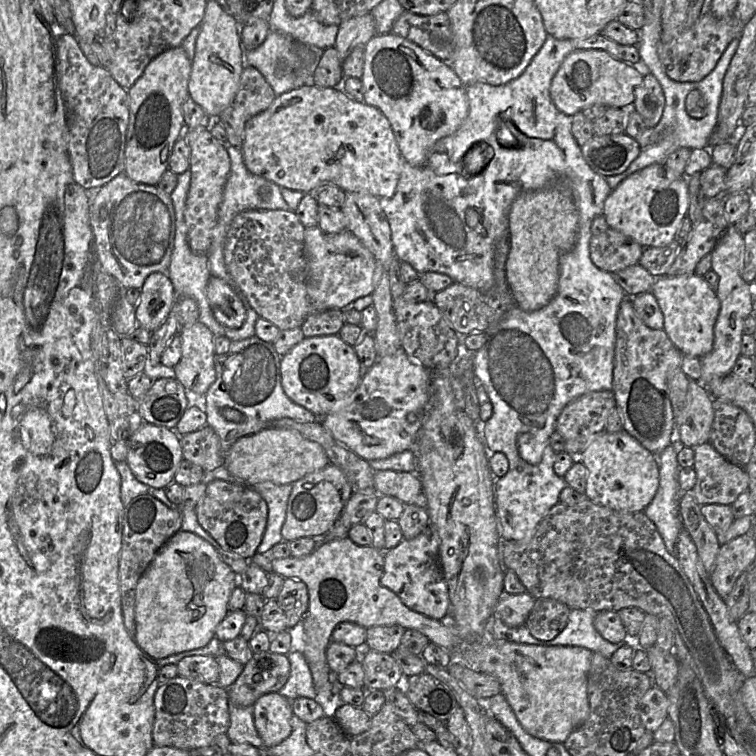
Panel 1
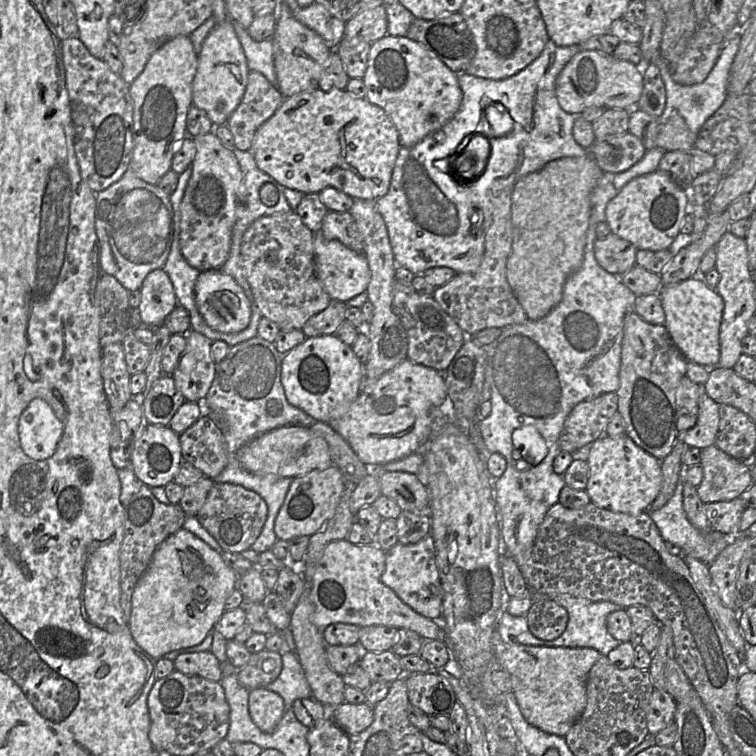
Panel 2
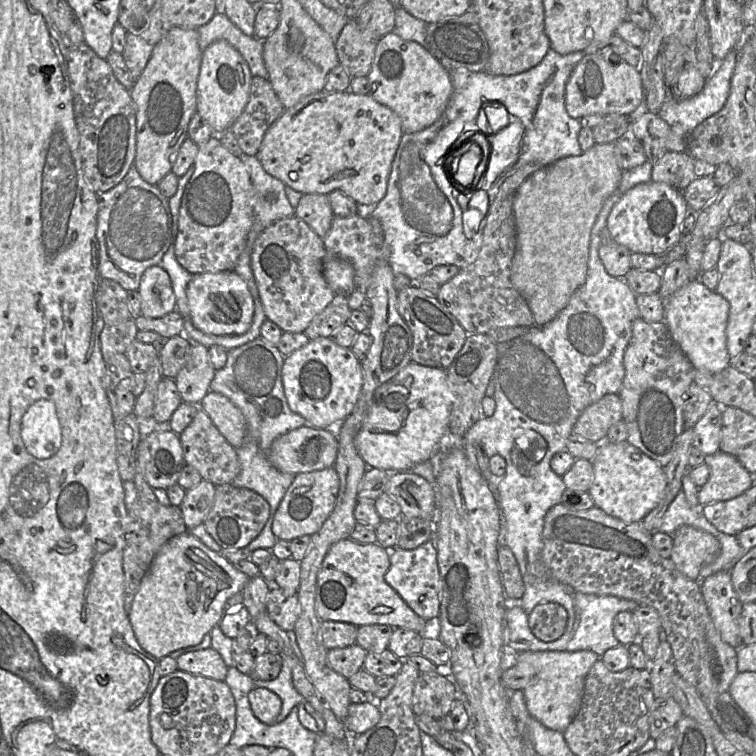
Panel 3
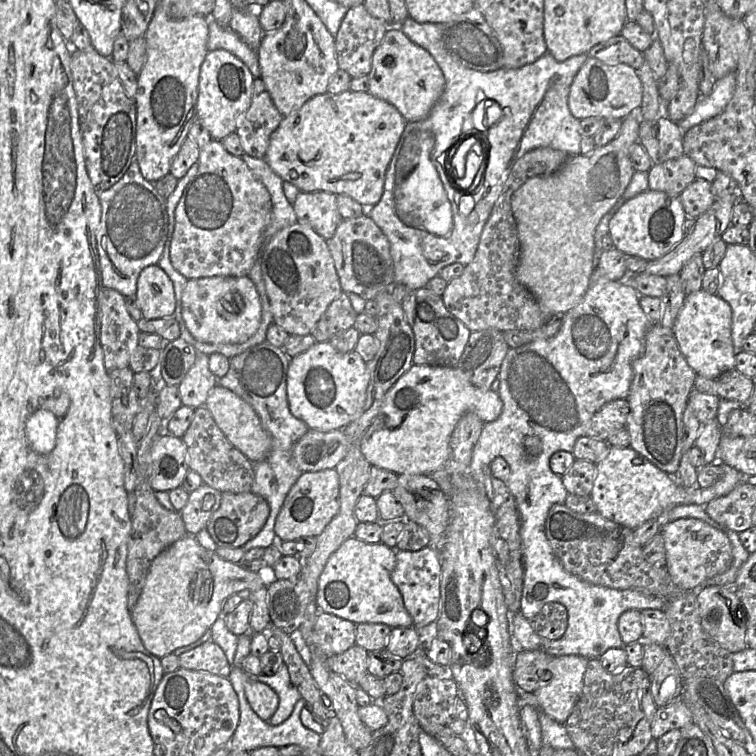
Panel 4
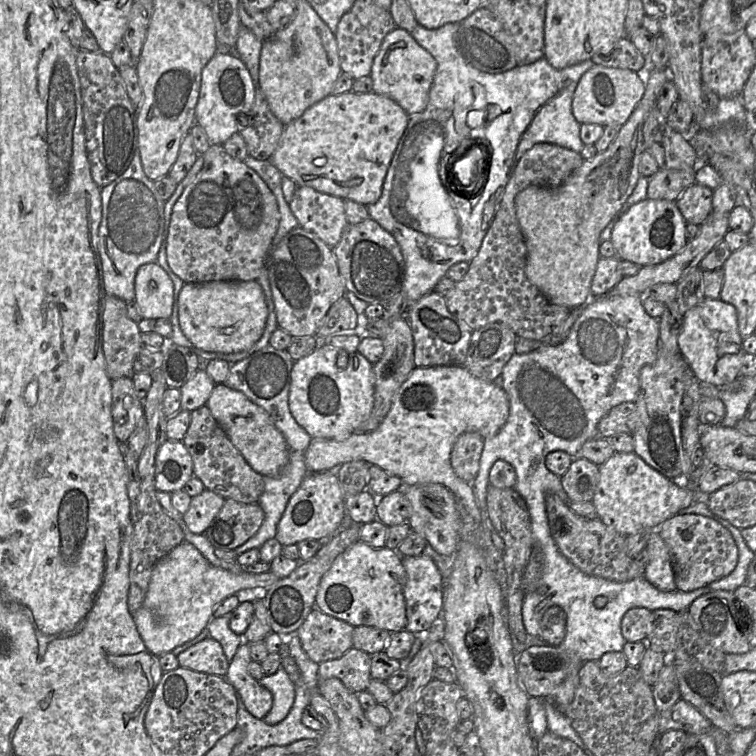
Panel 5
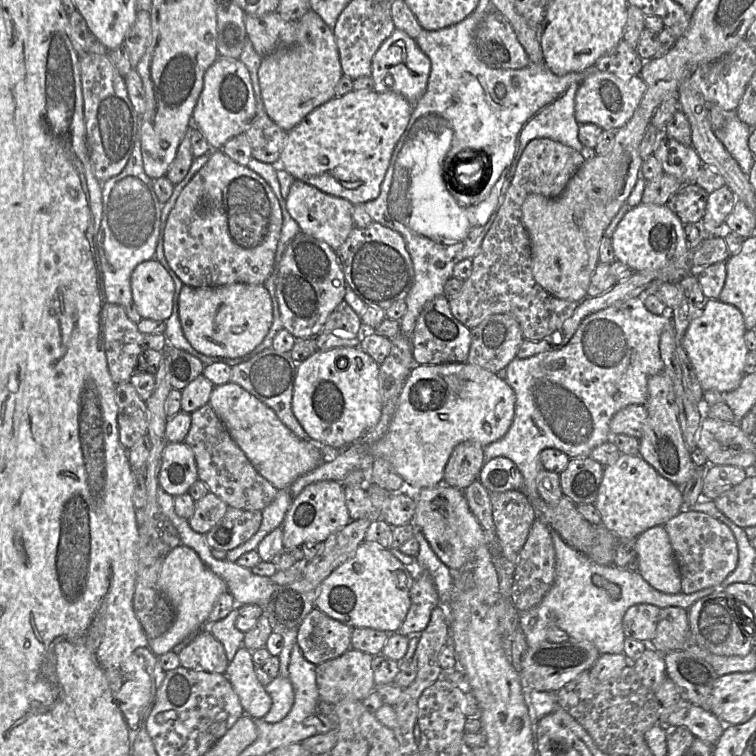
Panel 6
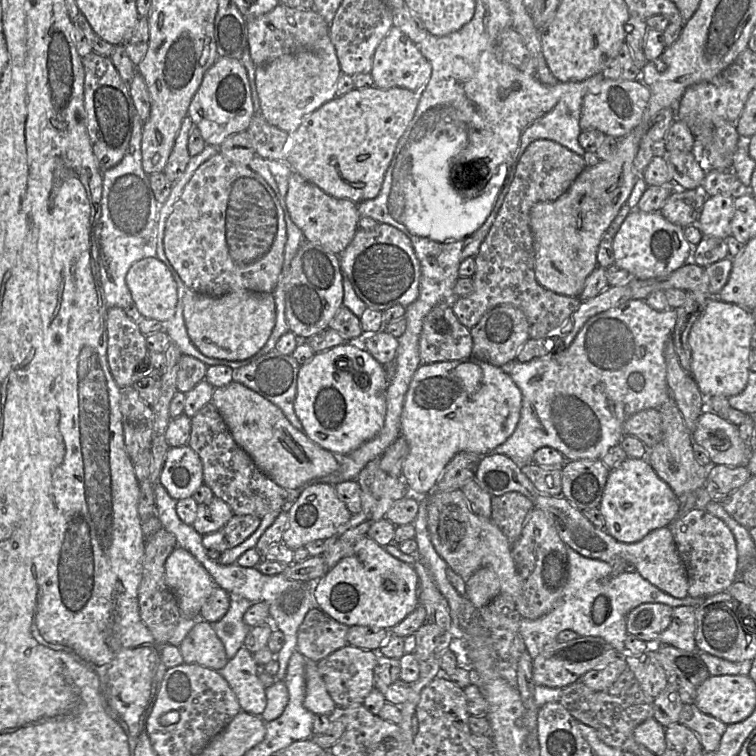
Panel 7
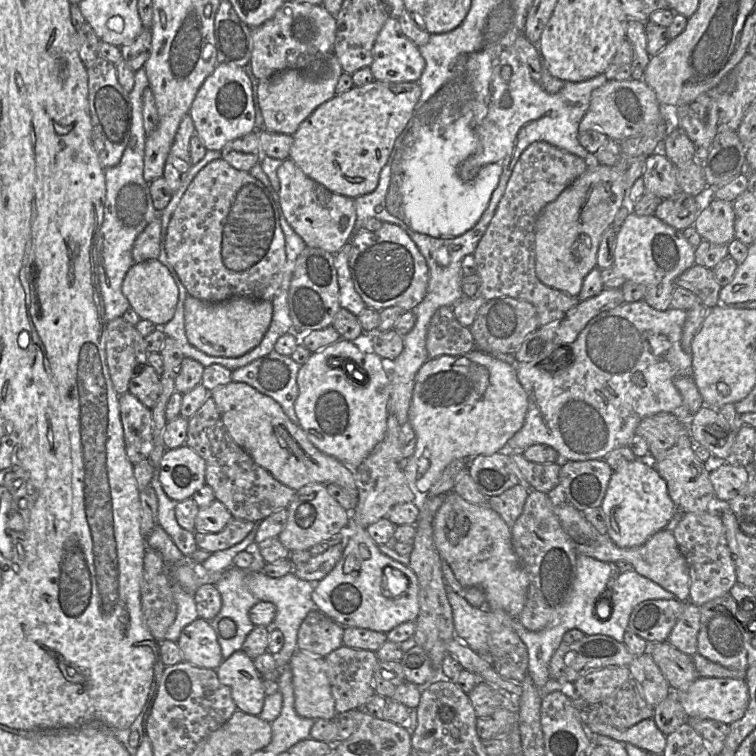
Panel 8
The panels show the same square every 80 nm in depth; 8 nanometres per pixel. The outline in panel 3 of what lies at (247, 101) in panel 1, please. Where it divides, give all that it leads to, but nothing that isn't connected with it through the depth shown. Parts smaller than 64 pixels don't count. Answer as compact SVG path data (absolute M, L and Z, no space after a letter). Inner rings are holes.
M254 76L248 102L231 126L242 152L249 156L257 155L265 133L284 111L285 107L269 80Z

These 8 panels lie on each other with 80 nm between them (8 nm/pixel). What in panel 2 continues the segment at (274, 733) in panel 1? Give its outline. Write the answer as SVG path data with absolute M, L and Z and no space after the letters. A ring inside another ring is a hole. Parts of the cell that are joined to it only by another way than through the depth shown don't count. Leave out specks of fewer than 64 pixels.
M266 688L250 690L248 707L253 722L263 732L272 732L286 711L283 698Z

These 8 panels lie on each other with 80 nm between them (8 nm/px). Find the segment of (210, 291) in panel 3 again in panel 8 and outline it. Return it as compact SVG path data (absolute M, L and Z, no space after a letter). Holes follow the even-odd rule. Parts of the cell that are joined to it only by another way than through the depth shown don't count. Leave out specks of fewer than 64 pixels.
M190 295L184 303L185 332L199 351L219 357L239 357L256 347L265 335L273 315L272 301L234 296L226 301L204 302Z

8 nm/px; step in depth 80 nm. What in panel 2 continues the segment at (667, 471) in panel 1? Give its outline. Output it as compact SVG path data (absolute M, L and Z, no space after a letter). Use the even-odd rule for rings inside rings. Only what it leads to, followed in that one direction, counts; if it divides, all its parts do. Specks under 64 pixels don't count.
M682 469L674 494L670 500L659 510L646 512L649 513L650 518L655 523L665 542L678 546L682 551L682 555L693 556L709 566L715 561L720 552L730 543L732 537L721 534L713 530L713 528L710 532L703 533L689 522L683 509L684 483L684 469Z

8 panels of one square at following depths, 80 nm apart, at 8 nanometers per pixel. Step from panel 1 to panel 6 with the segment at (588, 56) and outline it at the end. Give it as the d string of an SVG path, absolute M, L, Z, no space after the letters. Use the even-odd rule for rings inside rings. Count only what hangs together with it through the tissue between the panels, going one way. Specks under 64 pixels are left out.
M597 71L588 76L576 92L576 121L580 125L595 124L603 130L618 130L632 118L645 92L646 84L640 75L618 77L615 74Z

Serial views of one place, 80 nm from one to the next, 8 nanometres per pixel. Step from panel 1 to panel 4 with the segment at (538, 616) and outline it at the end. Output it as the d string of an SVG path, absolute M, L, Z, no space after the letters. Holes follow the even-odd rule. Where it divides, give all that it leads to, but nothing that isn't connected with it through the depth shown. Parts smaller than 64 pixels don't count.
M559 602L546 603L530 621L534 631L548 640L558 640L568 627L568 612Z

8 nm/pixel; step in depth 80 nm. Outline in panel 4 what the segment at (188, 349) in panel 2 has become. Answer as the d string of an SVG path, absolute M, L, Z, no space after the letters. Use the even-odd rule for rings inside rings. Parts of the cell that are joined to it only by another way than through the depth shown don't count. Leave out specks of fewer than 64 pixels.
M198 352L195 362L177 386L182 405L190 408L205 407L206 399L218 384L218 378L210 371L209 356Z

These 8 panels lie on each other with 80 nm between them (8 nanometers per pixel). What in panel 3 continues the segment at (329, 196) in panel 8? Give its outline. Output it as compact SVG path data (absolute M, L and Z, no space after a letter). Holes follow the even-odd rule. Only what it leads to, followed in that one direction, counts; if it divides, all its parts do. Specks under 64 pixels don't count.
M307 193L302 195L295 215L304 220L322 239L328 234L335 214L327 194Z

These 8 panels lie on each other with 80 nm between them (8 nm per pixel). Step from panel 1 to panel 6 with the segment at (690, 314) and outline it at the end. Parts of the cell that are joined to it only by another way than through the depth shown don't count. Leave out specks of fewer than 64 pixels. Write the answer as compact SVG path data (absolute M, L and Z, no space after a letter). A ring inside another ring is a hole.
M706 299L700 313L690 322L682 340L704 392L716 390L725 393L739 387L745 375L744 366L749 352L745 344L746 332L744 319L738 308L719 299Z

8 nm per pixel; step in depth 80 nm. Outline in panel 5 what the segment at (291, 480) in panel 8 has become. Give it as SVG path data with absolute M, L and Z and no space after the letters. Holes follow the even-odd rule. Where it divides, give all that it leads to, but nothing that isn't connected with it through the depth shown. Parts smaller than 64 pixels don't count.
M224 383L215 385L206 405L231 442L257 473L270 477L280 475L289 461L288 444L262 407Z

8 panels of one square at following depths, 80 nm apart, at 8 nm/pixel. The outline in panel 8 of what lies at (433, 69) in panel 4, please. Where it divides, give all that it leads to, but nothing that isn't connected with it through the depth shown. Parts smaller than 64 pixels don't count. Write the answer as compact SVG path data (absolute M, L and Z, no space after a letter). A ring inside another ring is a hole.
M390 16L373 47L370 66L374 79L383 82L419 82L425 60L401 29L397 17Z

